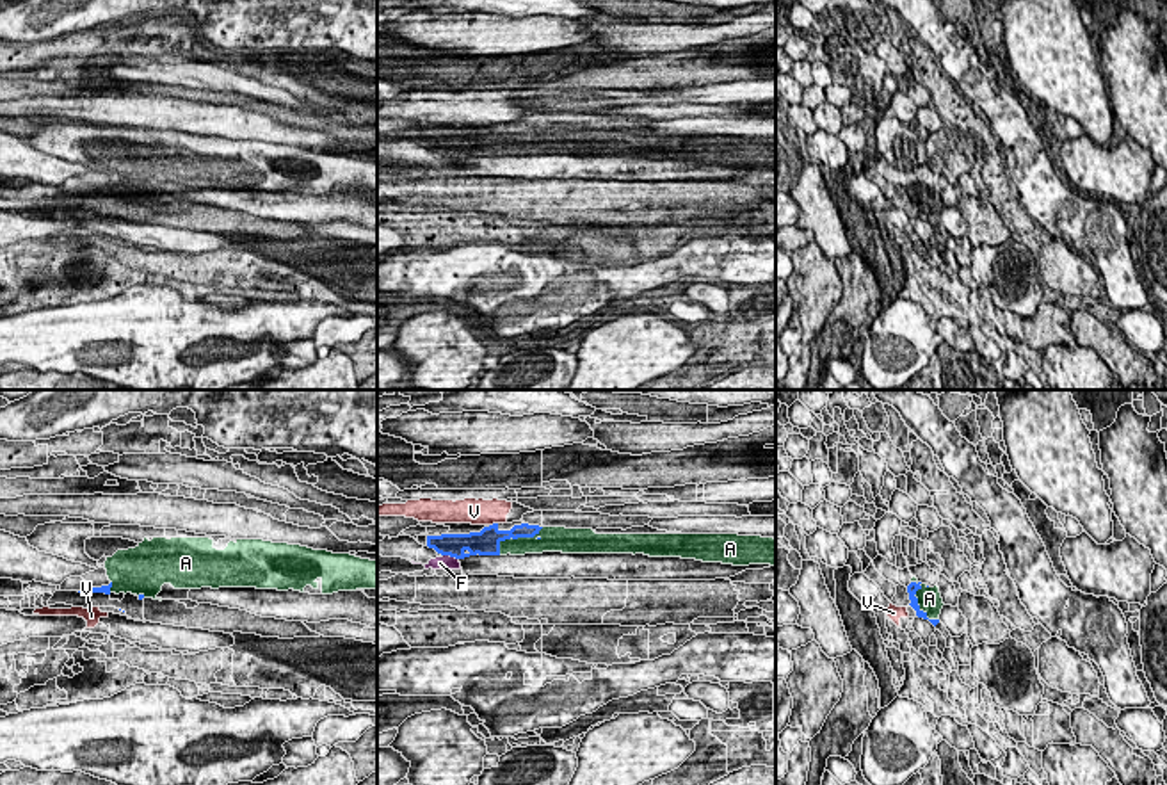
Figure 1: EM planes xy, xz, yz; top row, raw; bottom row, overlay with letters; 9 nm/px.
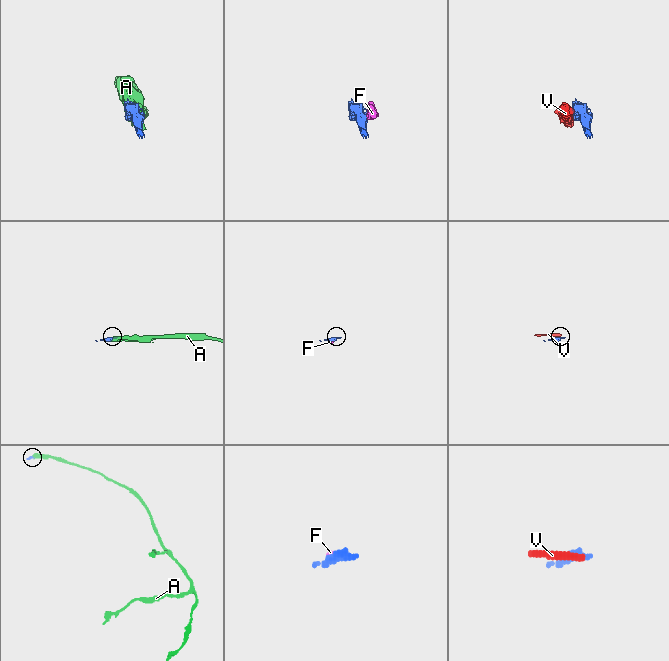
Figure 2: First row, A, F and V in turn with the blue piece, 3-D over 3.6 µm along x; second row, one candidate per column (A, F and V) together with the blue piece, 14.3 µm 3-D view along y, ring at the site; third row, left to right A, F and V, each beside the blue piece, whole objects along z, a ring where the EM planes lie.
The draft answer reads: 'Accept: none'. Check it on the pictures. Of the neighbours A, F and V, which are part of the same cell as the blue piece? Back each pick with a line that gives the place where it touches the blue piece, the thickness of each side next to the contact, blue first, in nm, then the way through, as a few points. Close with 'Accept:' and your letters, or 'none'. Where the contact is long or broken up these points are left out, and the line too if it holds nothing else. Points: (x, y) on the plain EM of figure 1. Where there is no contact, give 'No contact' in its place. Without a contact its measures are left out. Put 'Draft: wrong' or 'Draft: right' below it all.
Accept: none
Draft: right

